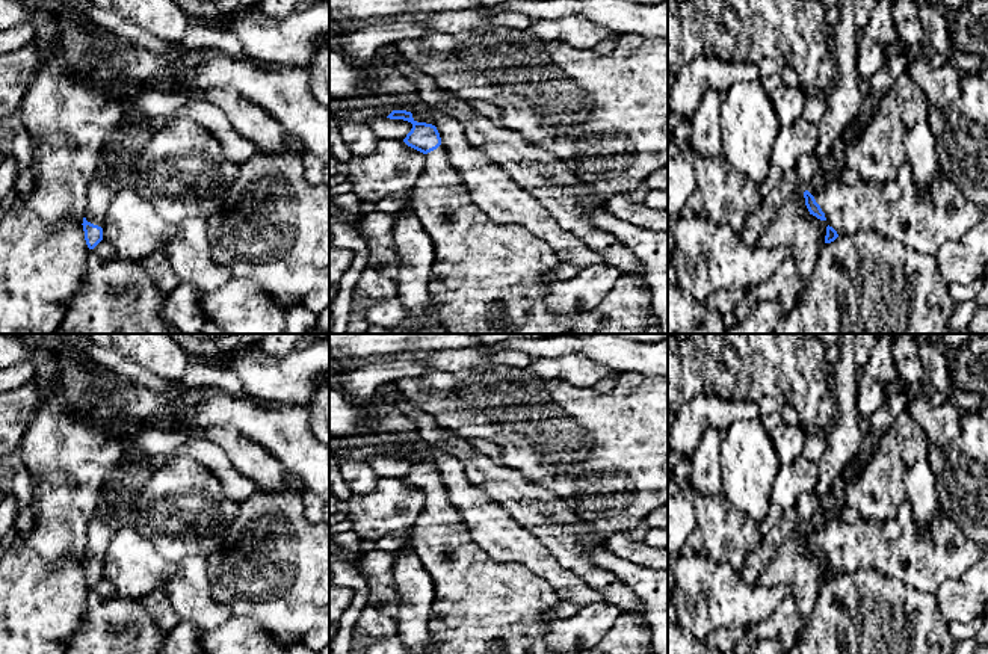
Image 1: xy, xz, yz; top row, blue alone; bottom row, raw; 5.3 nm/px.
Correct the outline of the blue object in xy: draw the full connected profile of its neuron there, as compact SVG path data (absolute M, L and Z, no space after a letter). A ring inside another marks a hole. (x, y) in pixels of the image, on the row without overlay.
M106 514L92 518L88 524L88 542L82 563L89 588L94 588L103 578L103 563L116 529L118 521Z

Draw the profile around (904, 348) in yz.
M899 334L891 337L891 355L897 370L899 388L908 388L920 393L925 378L925 369L919 358L919 341L912 334Z

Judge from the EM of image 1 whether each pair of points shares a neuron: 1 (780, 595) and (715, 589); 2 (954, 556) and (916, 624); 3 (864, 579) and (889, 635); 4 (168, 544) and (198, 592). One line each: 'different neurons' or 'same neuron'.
1: same neuron
2: different neurons
3: same neuron
4: different neurons

